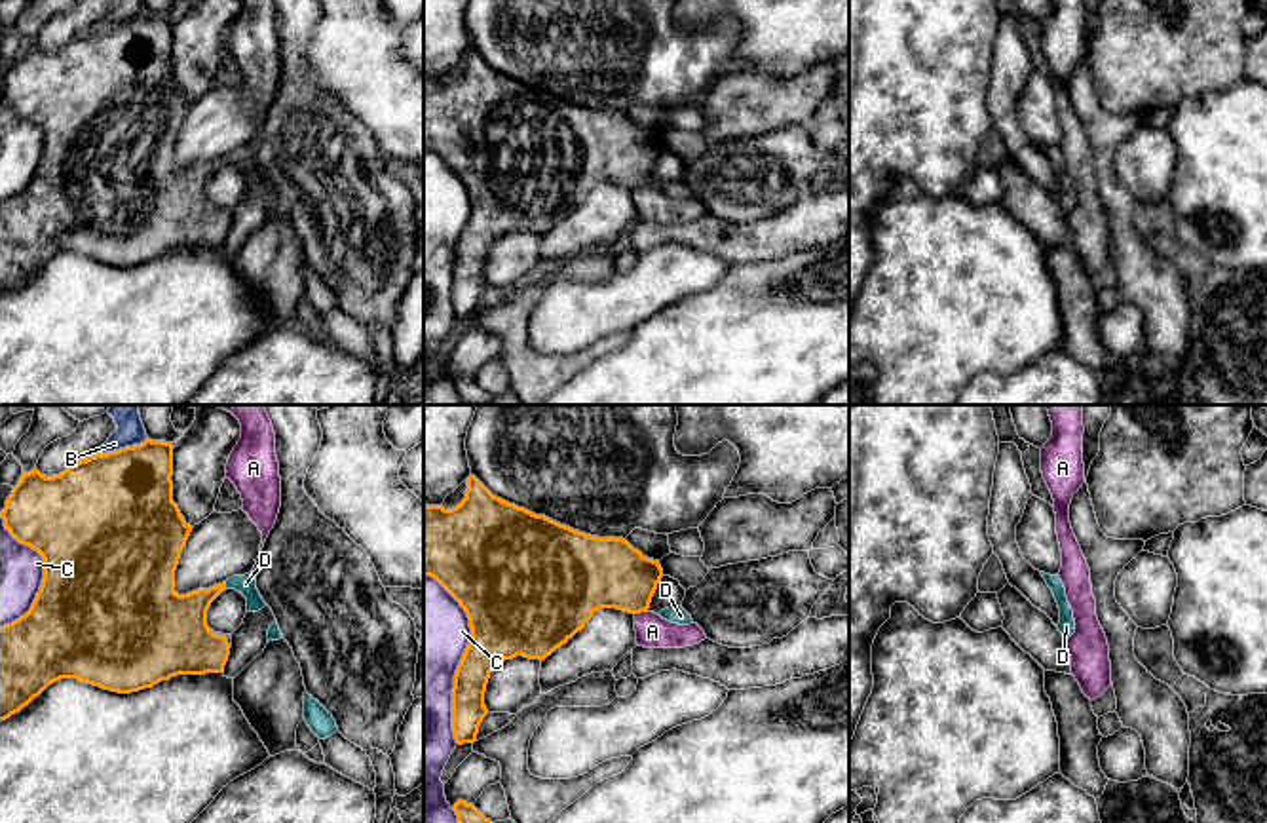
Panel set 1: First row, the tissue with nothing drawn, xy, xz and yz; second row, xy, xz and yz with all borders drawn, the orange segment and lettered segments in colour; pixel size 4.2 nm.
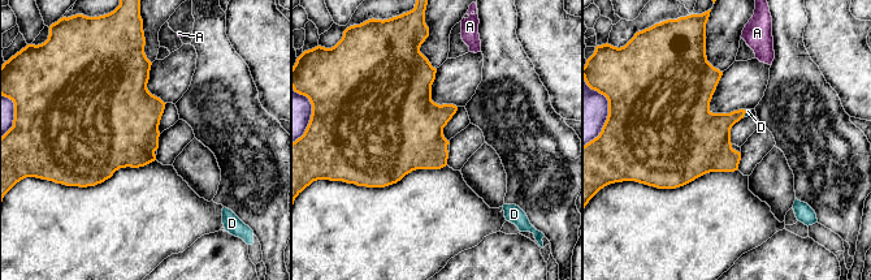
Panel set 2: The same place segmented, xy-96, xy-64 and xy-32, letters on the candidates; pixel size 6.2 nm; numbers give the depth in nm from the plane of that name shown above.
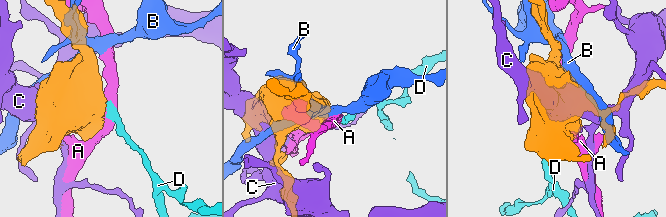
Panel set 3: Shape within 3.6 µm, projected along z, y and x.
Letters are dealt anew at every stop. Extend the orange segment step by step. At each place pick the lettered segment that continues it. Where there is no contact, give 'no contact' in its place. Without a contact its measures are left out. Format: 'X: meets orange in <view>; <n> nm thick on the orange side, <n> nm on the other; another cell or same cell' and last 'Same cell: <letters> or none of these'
A: meets orange in xz; 300 nm thick on the orange side, 140 nm on the other; another cell
B: meets orange in xy; 480 nm thick on the orange side, 120 nm on the other; another cell
C: meets orange in xz; 320 nm thick on the orange side, 380 nm on the other; another cell
D: meets orange in xy; 240 nm thick on the orange side, 80 nm on the other; same cell
Same cell: D

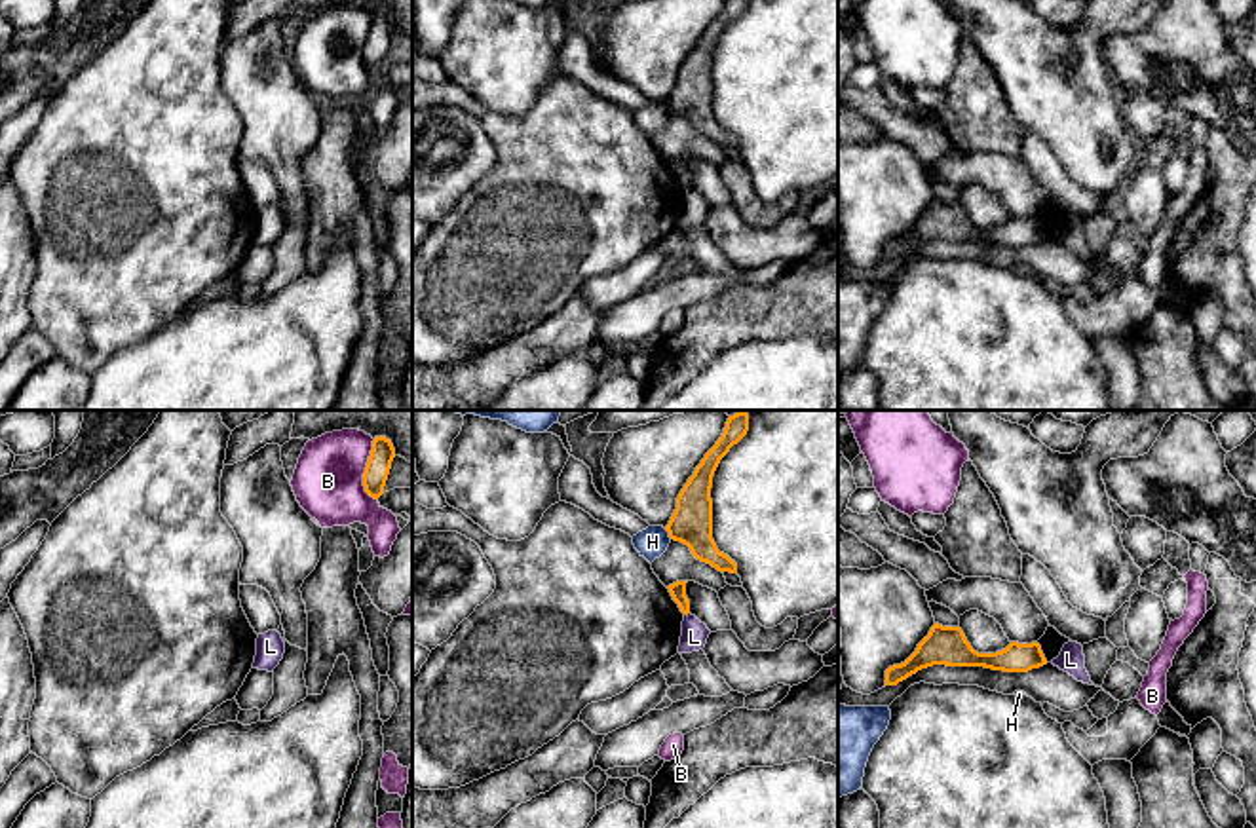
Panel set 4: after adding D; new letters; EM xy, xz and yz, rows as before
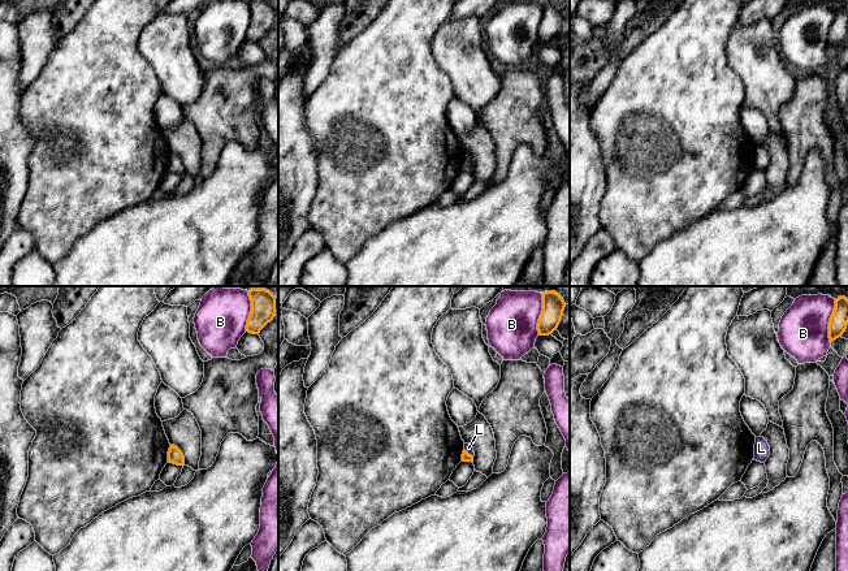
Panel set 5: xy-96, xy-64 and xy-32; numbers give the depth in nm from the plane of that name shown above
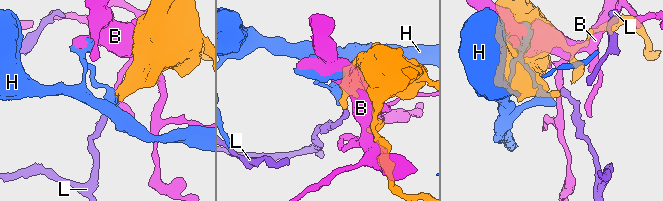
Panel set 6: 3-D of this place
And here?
B: meets orange in xy; 100 nm thick on the orange side, 300 nm on the other; another cell
H: meets orange in xz; 180 nm thick on the orange side, 130 nm on the other; another cell
L: meets orange in xz; 70 nm thick on the orange side, 110 nm on the other; another cell
Same cell: none of these

